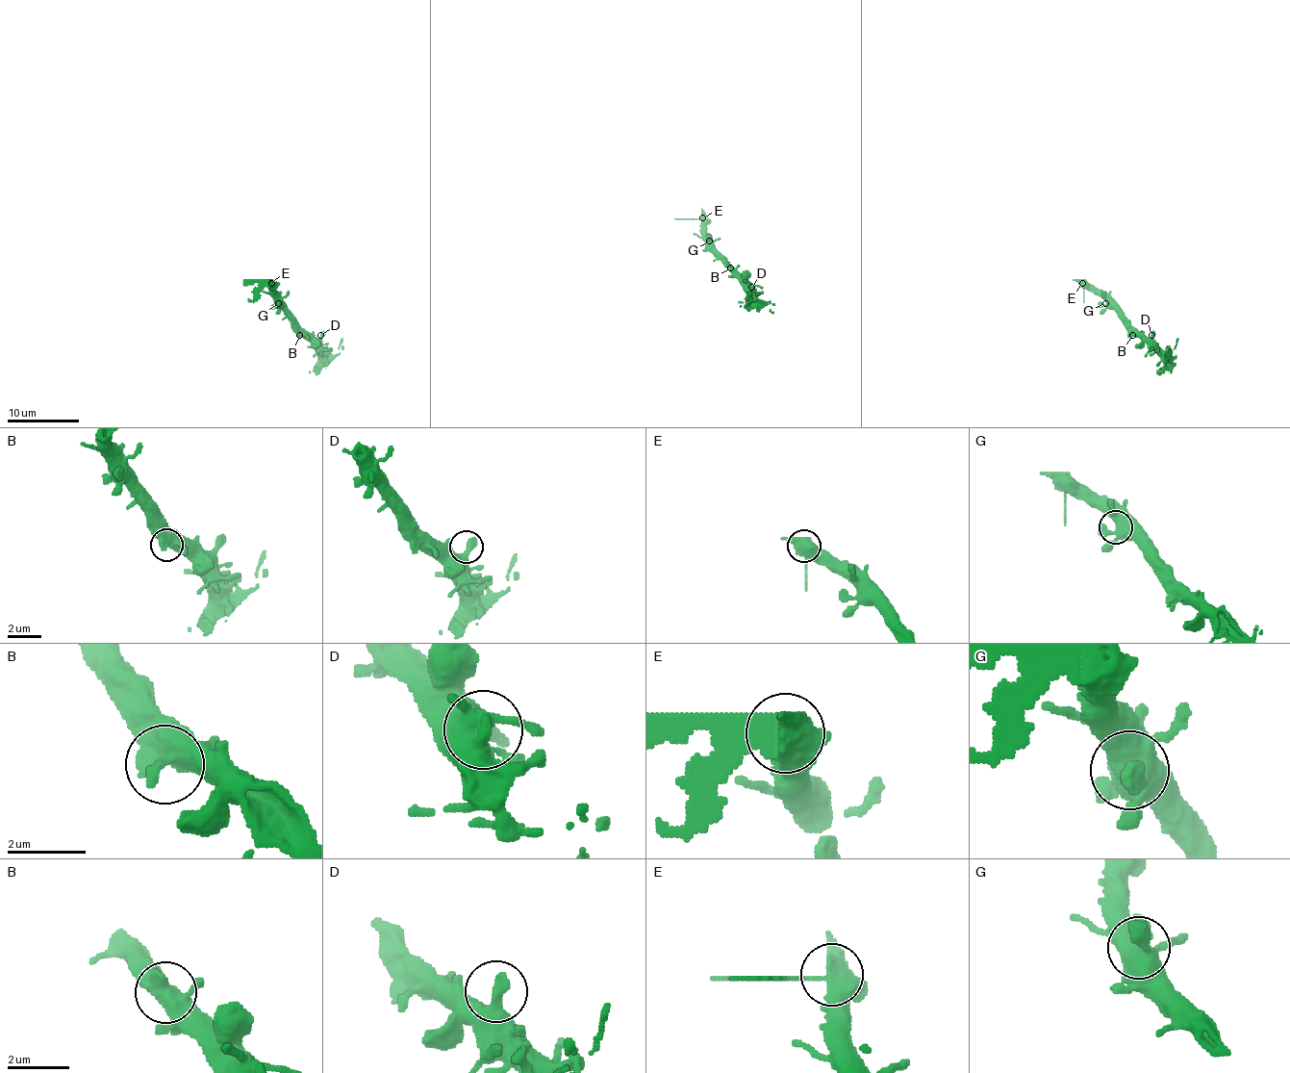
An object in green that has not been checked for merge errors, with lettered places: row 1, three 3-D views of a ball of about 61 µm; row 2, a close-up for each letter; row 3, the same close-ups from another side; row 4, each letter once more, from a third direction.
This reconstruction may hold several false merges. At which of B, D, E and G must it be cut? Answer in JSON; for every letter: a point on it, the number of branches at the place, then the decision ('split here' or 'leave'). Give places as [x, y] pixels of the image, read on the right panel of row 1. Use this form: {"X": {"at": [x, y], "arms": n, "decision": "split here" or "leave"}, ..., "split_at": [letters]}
{"B": {"at": [1132, 335], "arms": 4, "decision": "leave"}, "D": {"at": [1151, 335], "arms": 1, "decision": "leave"}, "E": {"at": [1082, 283], "arms": 3, "decision": "split here"}, "G": {"at": [1105, 303], "arms": 4, "decision": "leave"}, "split_at": ["E"]}

